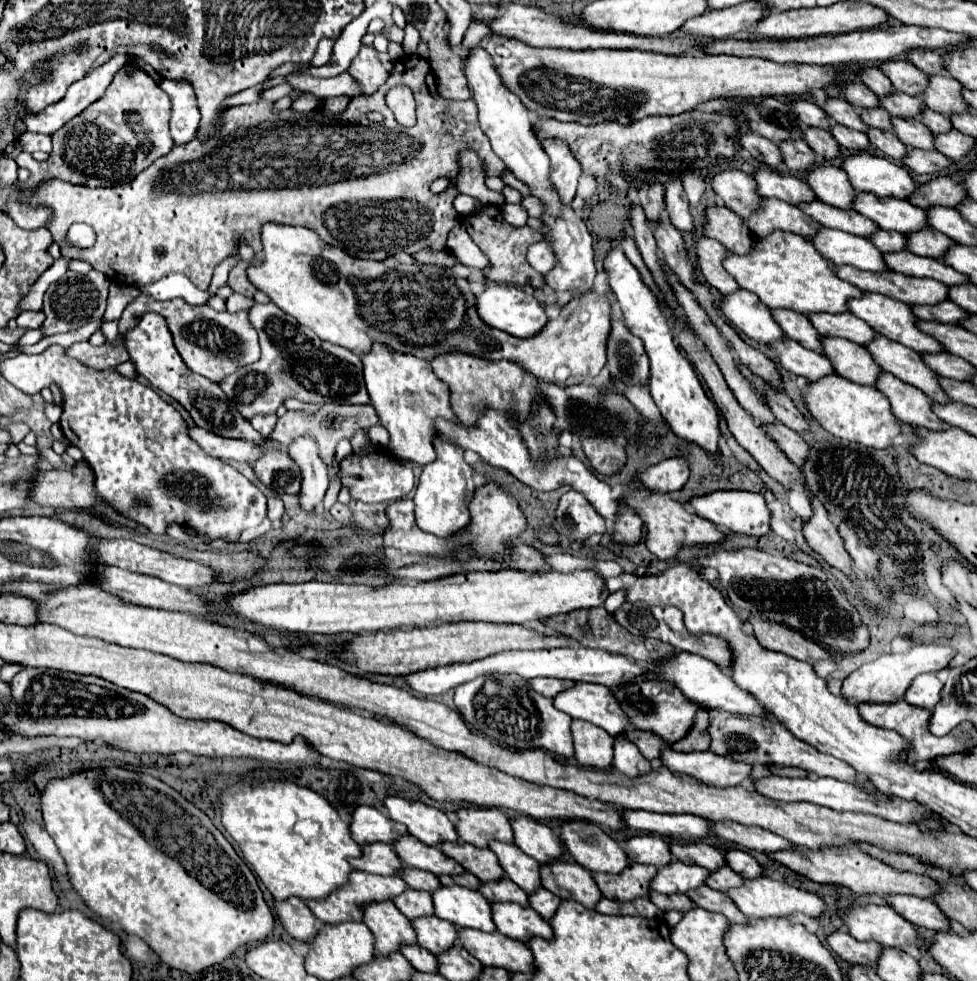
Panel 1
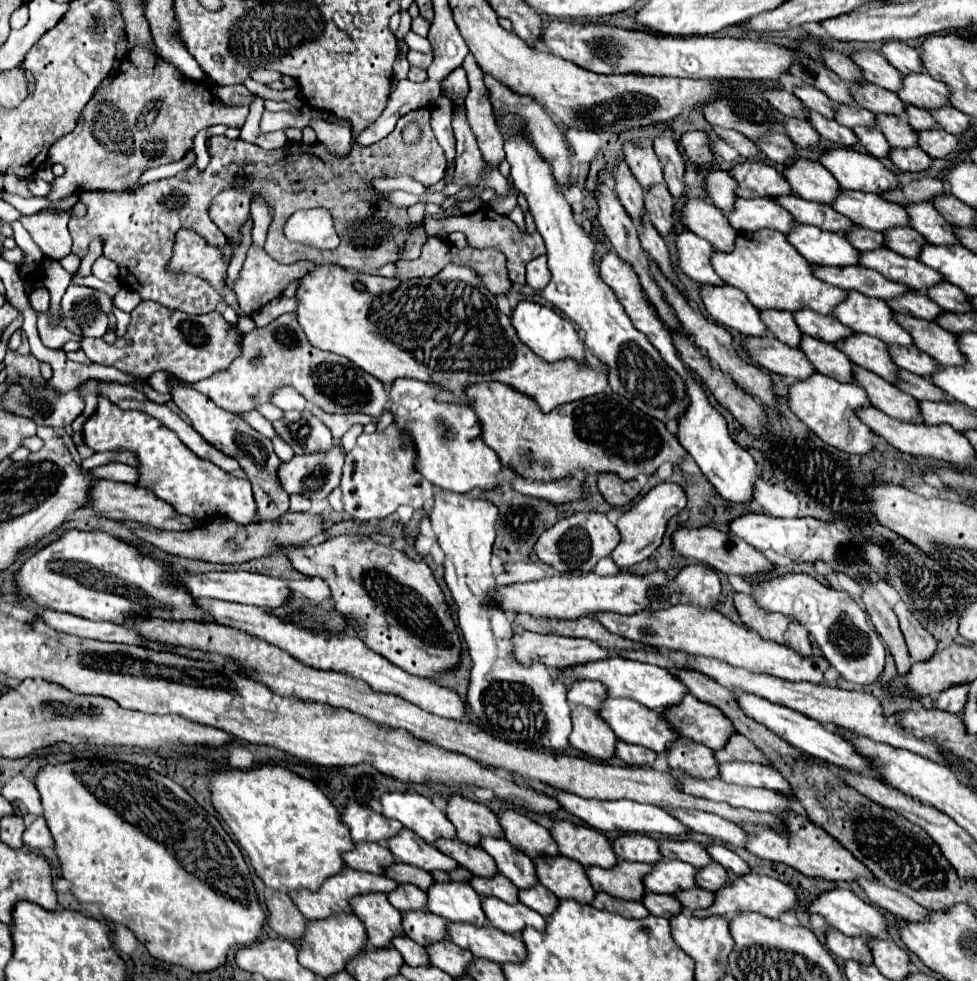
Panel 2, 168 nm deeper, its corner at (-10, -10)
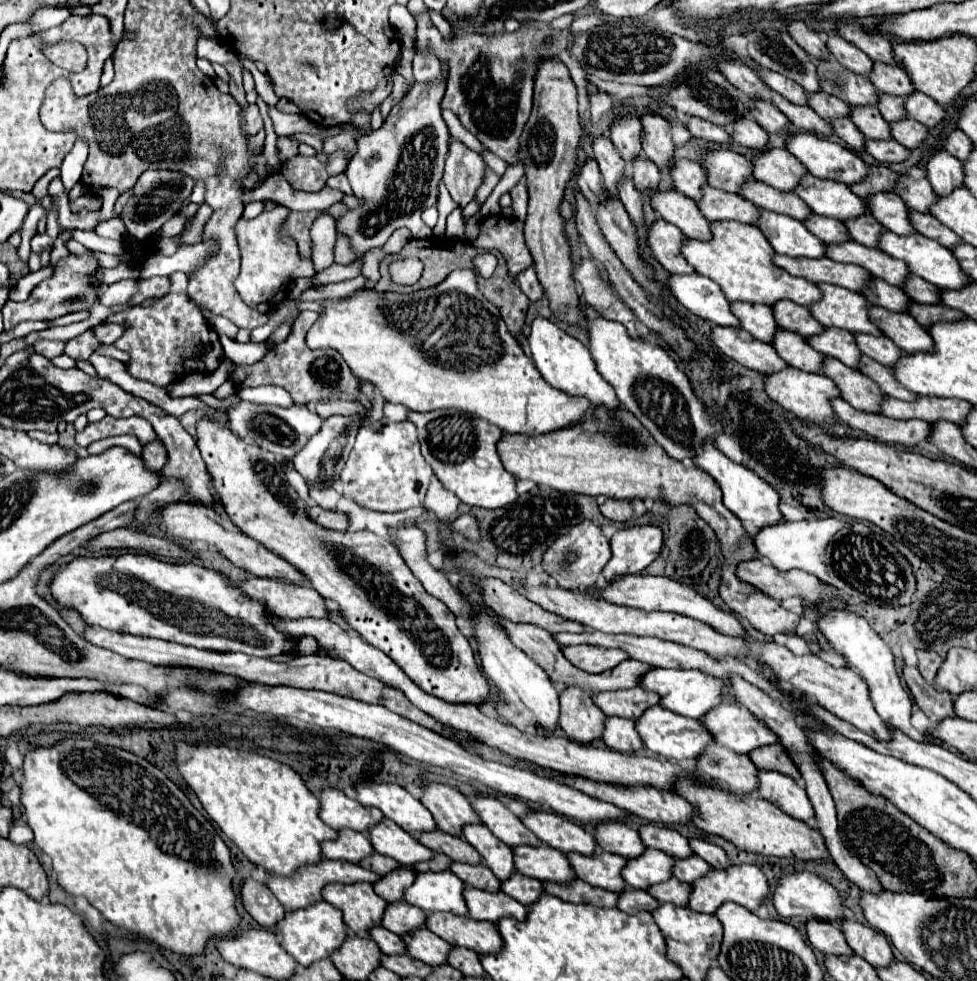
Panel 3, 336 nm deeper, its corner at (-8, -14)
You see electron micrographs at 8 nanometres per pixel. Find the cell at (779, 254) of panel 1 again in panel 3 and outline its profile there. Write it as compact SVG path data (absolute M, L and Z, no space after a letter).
M716 220L710 222L712 238L708 242L684 238L682 242L682 256L694 270L702 276L708 276L714 280L724 296L734 302L758 302L758 304L774 304L778 300L792 300L796 304L810 306L810 302L816 302L820 298L820 290L816 284L790 276L786 270L780 270L772 262L772 246L768 246L768 240L764 234L760 234L752 224L742 224L736 220Z

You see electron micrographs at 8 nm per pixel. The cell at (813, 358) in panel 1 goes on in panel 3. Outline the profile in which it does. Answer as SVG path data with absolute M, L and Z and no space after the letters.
M714 326L712 328L712 342L732 360L738 364L762 372L772 374L776 370L786 368L786 362L772 350L770 344L764 344L752 338L748 332L730 326Z

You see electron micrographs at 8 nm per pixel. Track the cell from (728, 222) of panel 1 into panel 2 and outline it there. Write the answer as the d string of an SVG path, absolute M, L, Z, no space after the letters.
M688 200L682 208L682 222L696 236L712 242L716 250L732 252L736 246L738 232L714 204L704 200Z

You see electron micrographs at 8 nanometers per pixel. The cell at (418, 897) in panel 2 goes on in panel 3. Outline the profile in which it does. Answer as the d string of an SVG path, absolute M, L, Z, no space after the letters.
M402 866L402 868L396 868L396 870L388 872L386 876L382 876L374 884L374 890L386 902L396 902L396 900L402 900L404 890L408 886L412 886L412 882L414 882L414 872L408 866Z

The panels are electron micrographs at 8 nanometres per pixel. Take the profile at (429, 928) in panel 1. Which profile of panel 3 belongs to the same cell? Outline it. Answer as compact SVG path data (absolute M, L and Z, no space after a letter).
M404 900L388 904L388 908L384 910L384 916L382 916L382 926L398 936L408 930L416 930L424 922L426 922L426 912Z

